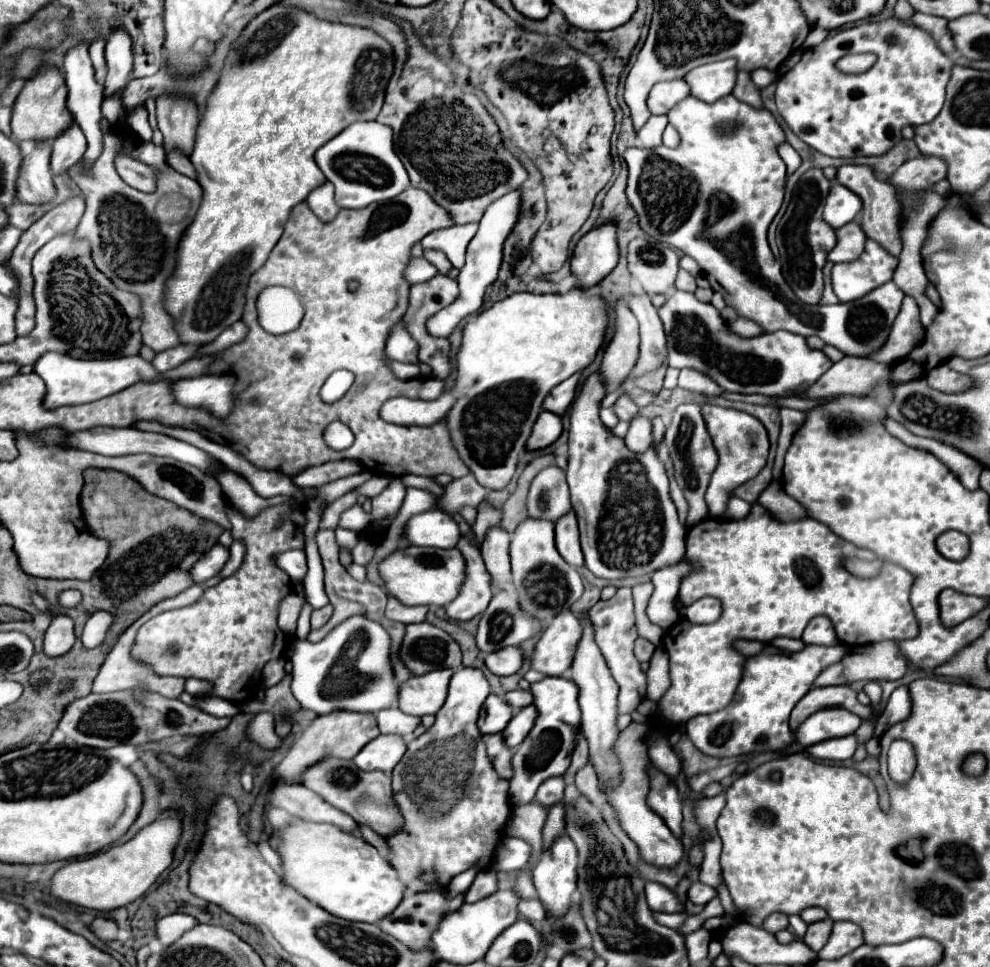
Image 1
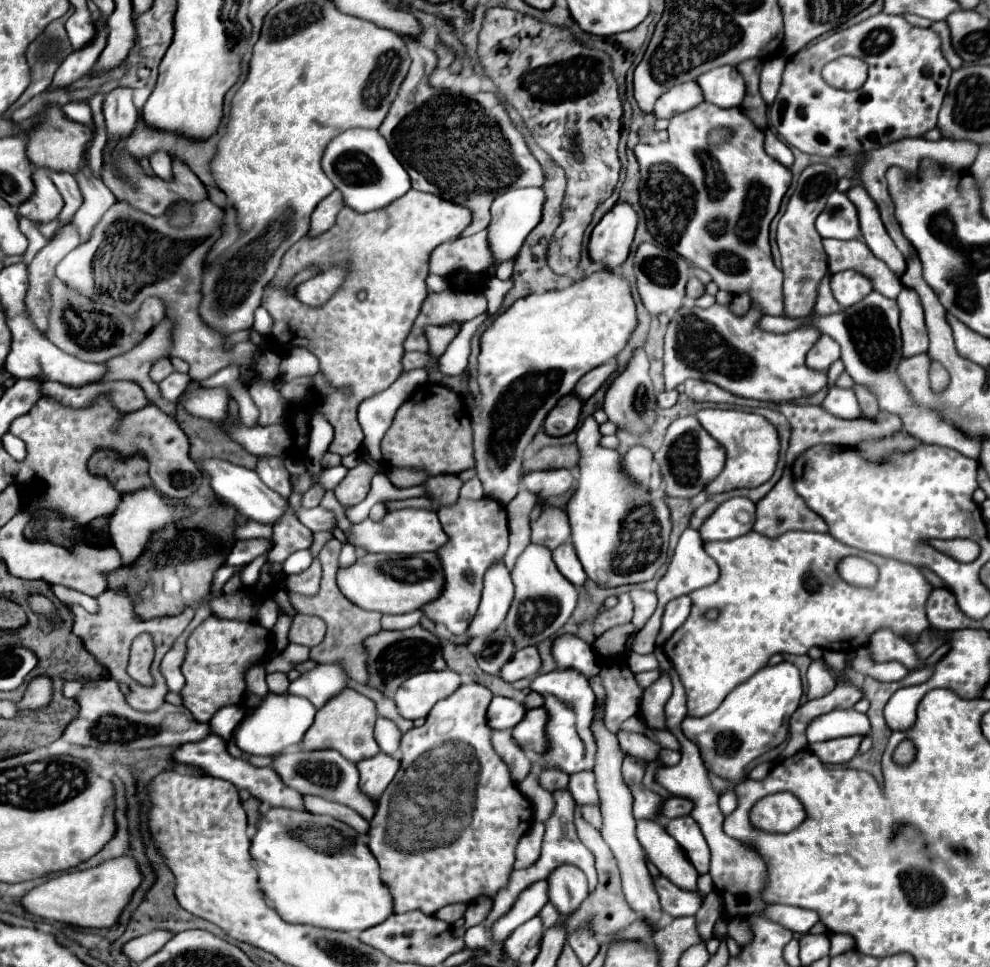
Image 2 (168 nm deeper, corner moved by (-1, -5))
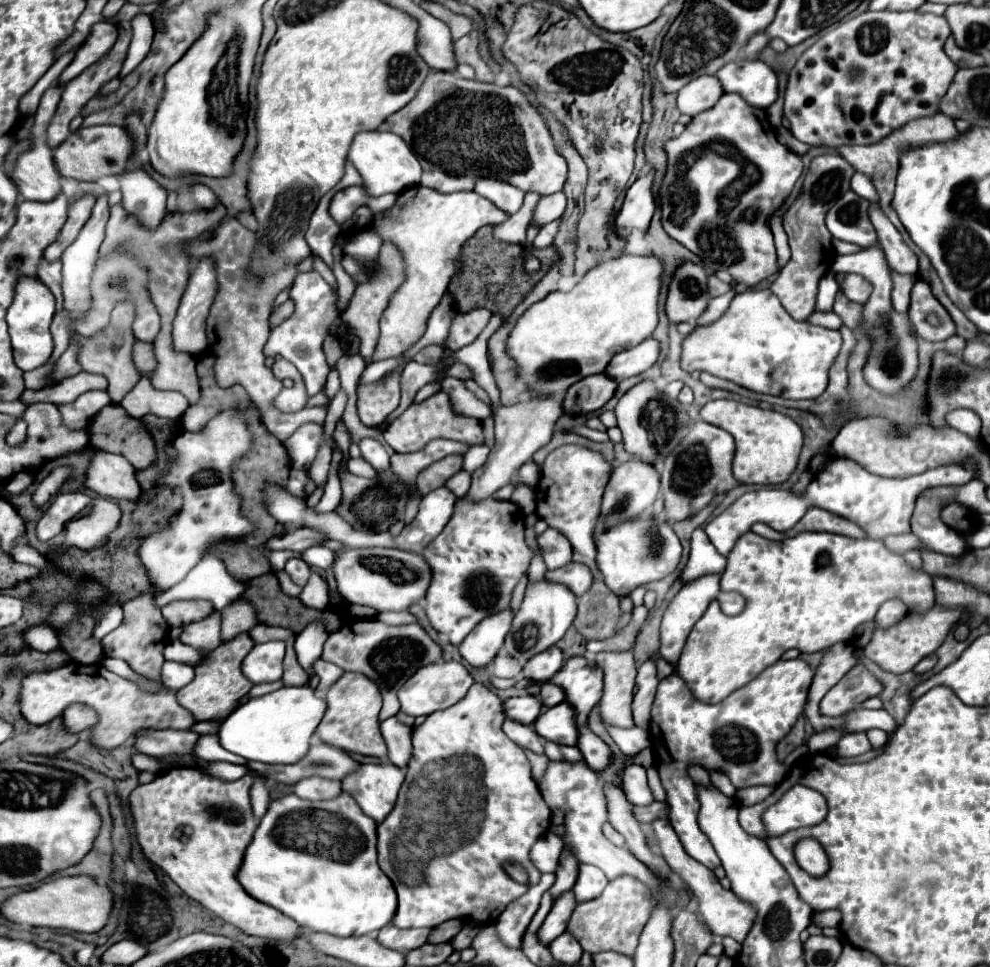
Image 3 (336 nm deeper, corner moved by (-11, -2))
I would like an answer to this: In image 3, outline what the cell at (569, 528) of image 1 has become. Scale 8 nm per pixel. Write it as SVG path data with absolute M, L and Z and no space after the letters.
M568 563L568 567L548 571L544 575L544 579L550 583L566 585L576 597L584 595L588 591L588 587L592 585L592 573L586 567L580 567L580 563Z

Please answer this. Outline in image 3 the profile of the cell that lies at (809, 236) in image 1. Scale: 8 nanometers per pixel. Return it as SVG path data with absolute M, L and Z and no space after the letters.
M826 153L814 157L804 177L802 193L784 213L784 231L788 235L792 257L778 273L770 291L780 299L782 307L796 321L804 321L814 311L818 281L830 271L836 259L836 251L832 247L832 235L826 229L824 217L830 209L830 203L836 203L836 199L850 189L850 179L854 173L856 173L854 167L838 153Z

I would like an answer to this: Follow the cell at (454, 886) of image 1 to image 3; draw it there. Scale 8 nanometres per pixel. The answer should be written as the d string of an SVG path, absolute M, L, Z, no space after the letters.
M460 919L446 921L446 923L442 923L442 925L438 925L438 927L434 927L434 929L430 931L428 941L430 941L430 943L448 943L462 927L464 927L464 921L460 921Z

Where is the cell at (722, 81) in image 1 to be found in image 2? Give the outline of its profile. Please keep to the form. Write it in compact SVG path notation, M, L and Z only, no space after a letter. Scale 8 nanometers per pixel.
M718 66L698 76L696 82L702 88L704 100L720 108L740 106L744 100L746 84L734 66Z

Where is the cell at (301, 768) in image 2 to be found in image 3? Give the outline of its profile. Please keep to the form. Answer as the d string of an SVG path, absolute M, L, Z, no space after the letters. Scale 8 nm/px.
M316 743L310 747L308 755L300 759L300 763L294 763L292 767L276 767L276 765L266 765L258 761L250 761L248 767L254 773L260 773L274 783L286 783L292 785L296 779L304 777L324 777L324 779L336 779L340 781L348 771L354 771L360 763L356 763L352 757L348 757L342 749L330 747L326 743Z

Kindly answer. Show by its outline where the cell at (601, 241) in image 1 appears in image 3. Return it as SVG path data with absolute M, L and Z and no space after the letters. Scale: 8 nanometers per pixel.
M650 169L648 173L640 175L636 183L628 189L624 205L616 217L616 229L622 237L628 237L634 229L646 229L654 211L656 211L656 201L652 193L652 183L654 183L656 171Z

